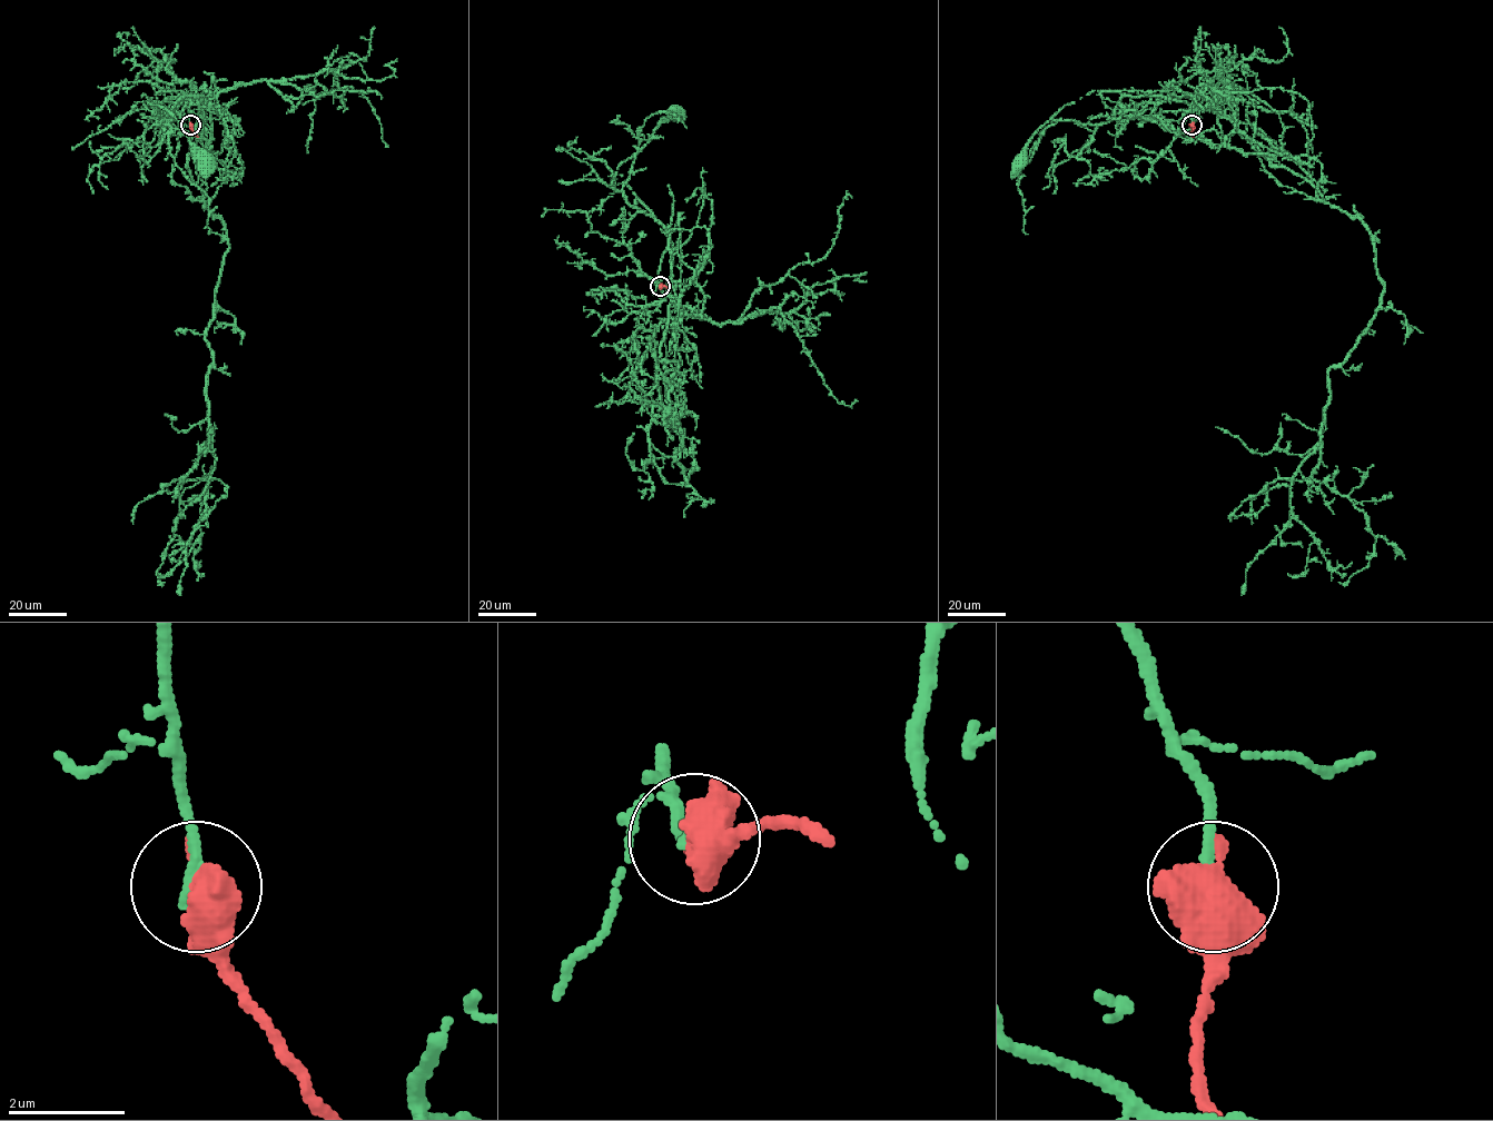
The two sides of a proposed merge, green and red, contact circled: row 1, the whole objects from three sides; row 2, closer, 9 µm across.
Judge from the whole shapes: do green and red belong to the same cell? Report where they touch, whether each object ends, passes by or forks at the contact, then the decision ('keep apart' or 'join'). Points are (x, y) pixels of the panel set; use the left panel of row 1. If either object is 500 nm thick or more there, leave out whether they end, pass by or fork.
at (190, 125); keep apart

